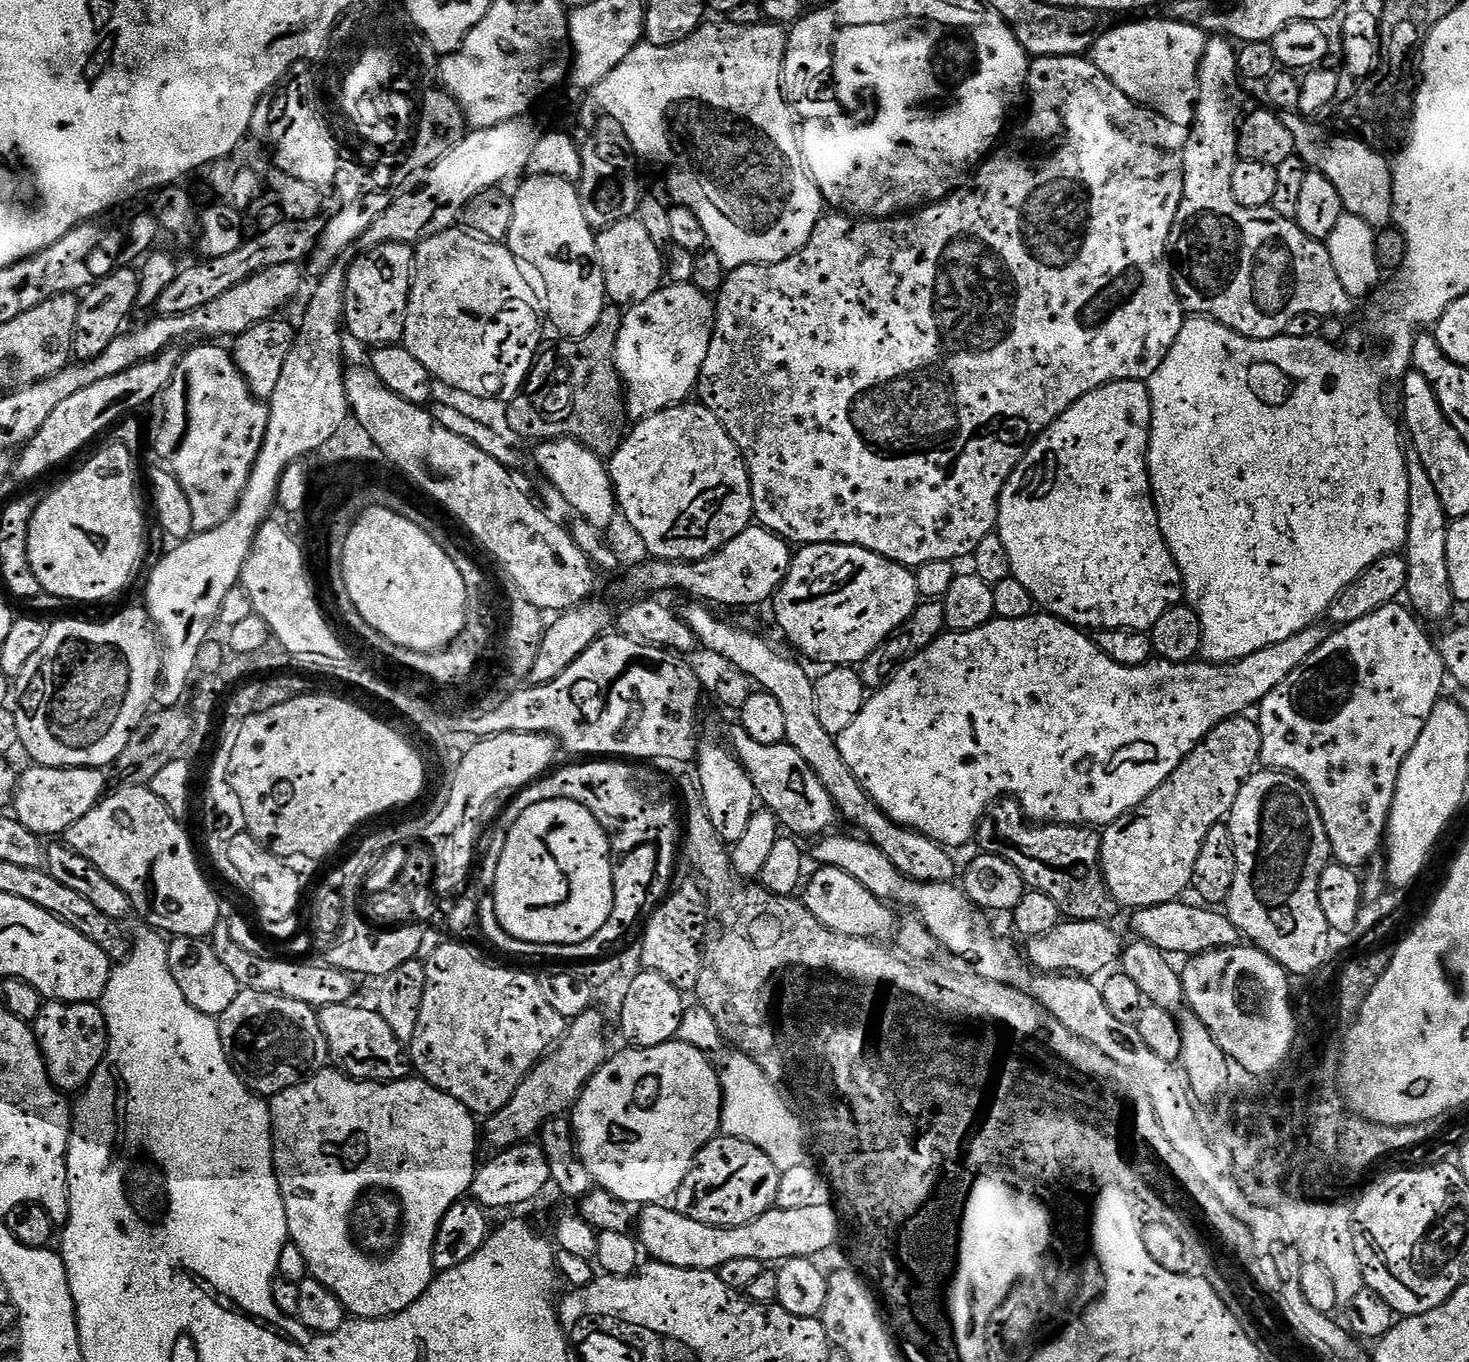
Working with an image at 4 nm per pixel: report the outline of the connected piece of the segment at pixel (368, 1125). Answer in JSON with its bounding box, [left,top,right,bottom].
[270,1070,478,1320]

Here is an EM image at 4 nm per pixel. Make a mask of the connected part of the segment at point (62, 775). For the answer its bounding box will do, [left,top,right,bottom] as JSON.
[14,766,108,838]

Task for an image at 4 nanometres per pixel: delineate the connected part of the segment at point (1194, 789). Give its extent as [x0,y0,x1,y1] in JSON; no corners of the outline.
[1100,714,1261,910]

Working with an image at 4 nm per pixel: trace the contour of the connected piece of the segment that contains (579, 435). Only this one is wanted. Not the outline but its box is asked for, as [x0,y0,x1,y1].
[508,306,626,458]

